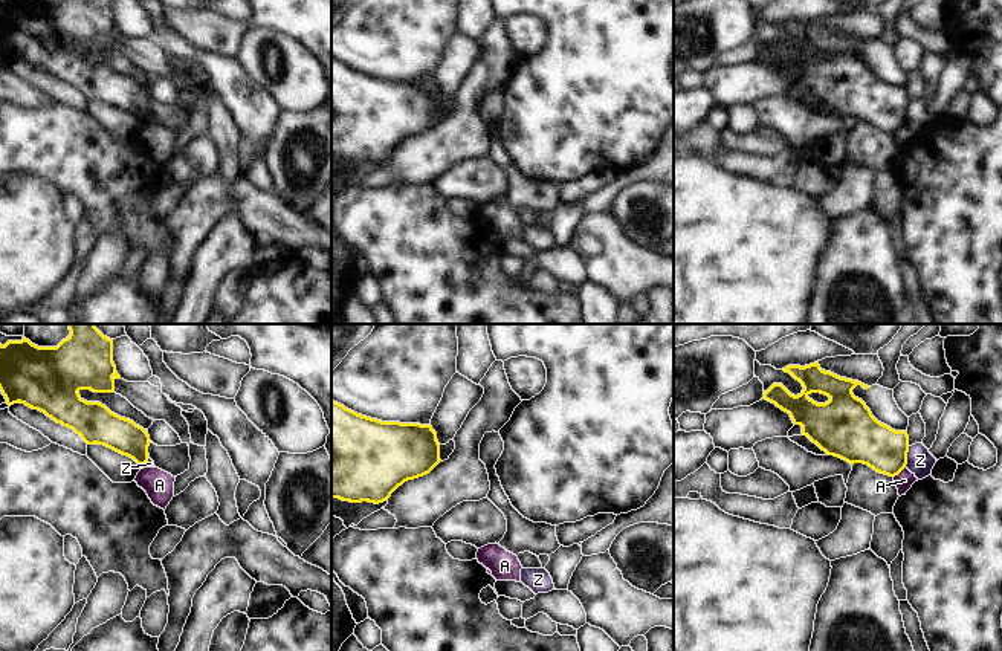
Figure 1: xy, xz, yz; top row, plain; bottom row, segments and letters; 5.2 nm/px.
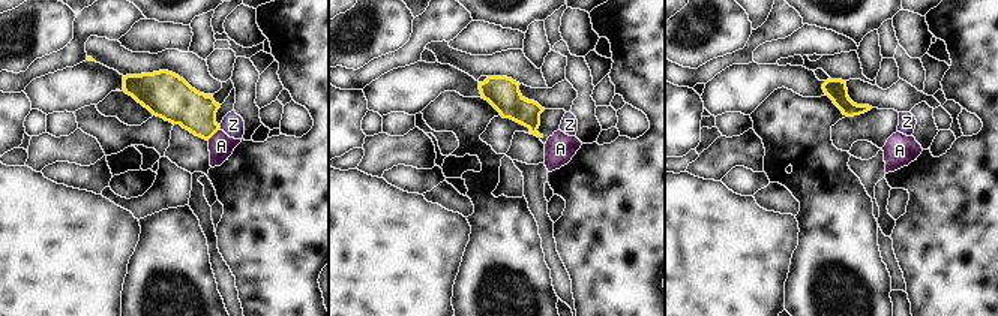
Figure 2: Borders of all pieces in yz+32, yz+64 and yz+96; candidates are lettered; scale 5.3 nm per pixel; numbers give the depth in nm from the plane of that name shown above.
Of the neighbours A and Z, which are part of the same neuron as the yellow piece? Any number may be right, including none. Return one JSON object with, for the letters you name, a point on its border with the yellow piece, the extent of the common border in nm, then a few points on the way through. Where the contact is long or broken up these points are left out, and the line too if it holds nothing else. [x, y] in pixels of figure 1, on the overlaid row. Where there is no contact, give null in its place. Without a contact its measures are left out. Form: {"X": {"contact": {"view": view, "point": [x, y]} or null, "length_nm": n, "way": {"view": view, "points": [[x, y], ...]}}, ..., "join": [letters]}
{"join": []}

